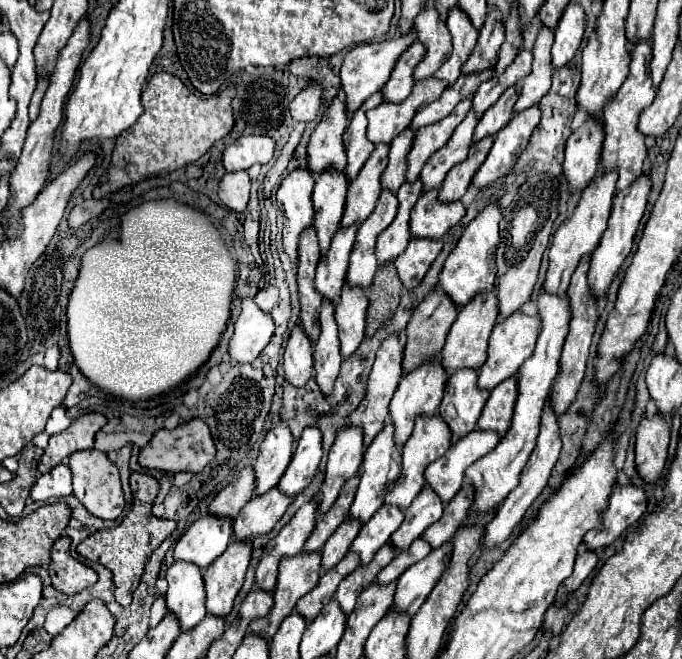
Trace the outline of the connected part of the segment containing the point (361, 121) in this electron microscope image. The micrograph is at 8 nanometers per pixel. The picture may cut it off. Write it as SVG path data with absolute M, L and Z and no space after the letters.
M374 93L372 97L368 97L362 107L352 115L350 125L344 133L344 147L346 147L346 155L348 155L348 167L346 167L346 177L348 181L354 181L358 171L362 169L362 165L366 163L366 159L370 157L370 153L374 151L374 145L366 139L366 111L374 109L382 103L382 95Z

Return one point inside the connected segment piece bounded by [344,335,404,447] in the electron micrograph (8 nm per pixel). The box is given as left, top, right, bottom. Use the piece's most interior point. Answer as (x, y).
(387, 371)

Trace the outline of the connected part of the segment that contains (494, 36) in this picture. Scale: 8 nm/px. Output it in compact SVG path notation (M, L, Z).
M488 9L488 17L484 27L480 29L478 43L470 55L470 59L462 65L462 75L472 75L484 69L492 69L496 65L496 57L504 39L504 25L500 11Z

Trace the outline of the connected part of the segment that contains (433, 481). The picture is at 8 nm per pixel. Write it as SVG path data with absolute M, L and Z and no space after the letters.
M472 431L470 435L462 437L452 449L448 449L442 459L436 459L426 467L426 485L442 499L444 505L450 503L450 499L462 487L466 467L492 451L496 443L498 435L494 431Z

